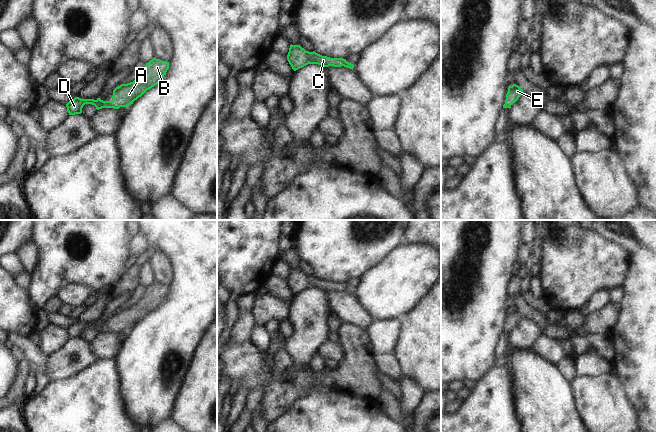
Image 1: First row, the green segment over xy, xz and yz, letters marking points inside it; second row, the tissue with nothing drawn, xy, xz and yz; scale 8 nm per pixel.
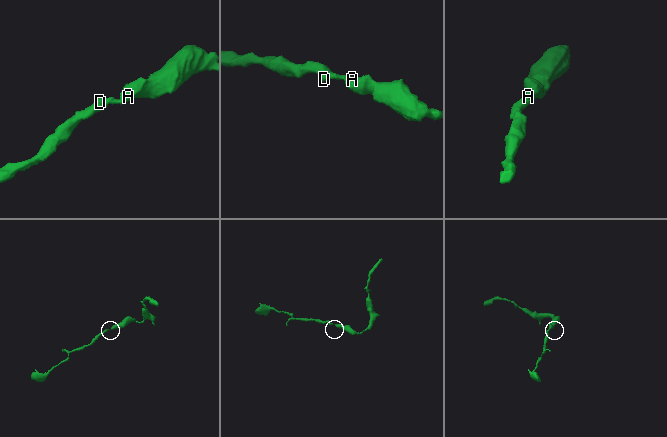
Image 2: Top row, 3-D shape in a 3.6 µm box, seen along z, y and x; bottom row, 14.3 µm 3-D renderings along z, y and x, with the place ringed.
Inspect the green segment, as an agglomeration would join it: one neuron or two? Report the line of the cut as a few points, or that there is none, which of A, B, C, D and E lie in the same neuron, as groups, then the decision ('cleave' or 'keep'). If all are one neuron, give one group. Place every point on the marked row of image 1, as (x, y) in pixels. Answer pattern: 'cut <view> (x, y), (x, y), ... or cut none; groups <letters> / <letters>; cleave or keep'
cut none; groups A B C D E; keep

